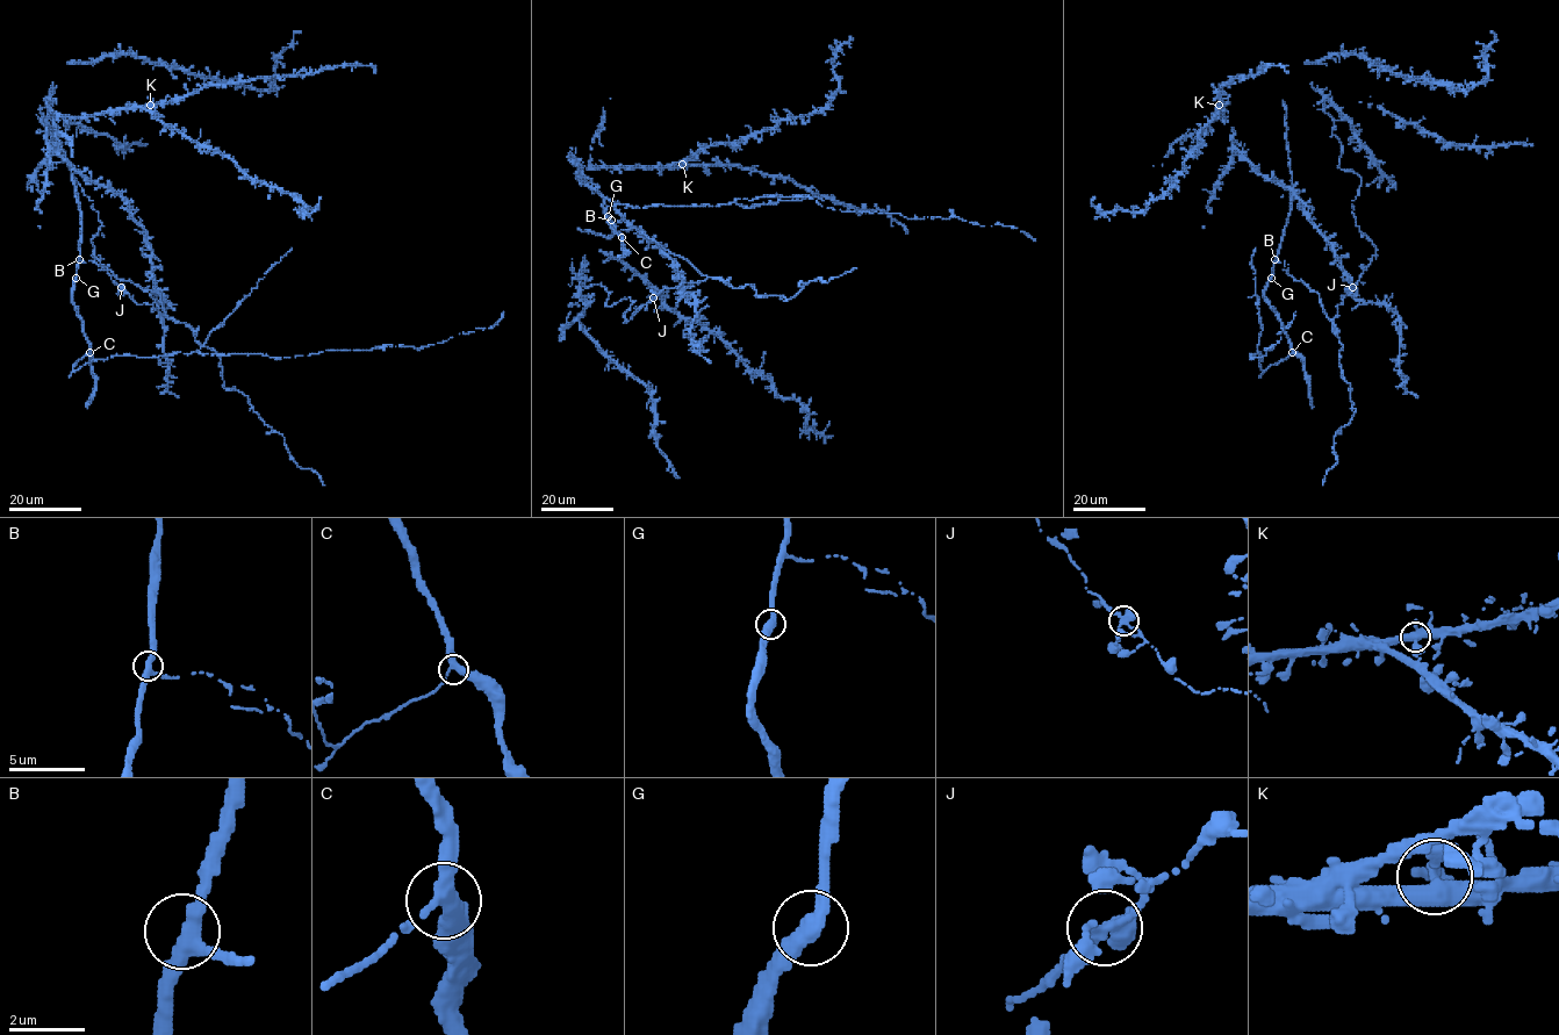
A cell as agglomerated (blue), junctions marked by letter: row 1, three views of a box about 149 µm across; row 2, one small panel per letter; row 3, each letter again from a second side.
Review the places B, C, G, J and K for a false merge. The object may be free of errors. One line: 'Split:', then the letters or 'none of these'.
Split: none of these

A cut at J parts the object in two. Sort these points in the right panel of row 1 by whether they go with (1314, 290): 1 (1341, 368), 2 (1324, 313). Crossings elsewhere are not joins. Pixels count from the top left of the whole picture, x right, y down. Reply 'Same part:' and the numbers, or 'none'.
Same part: 1, 2

